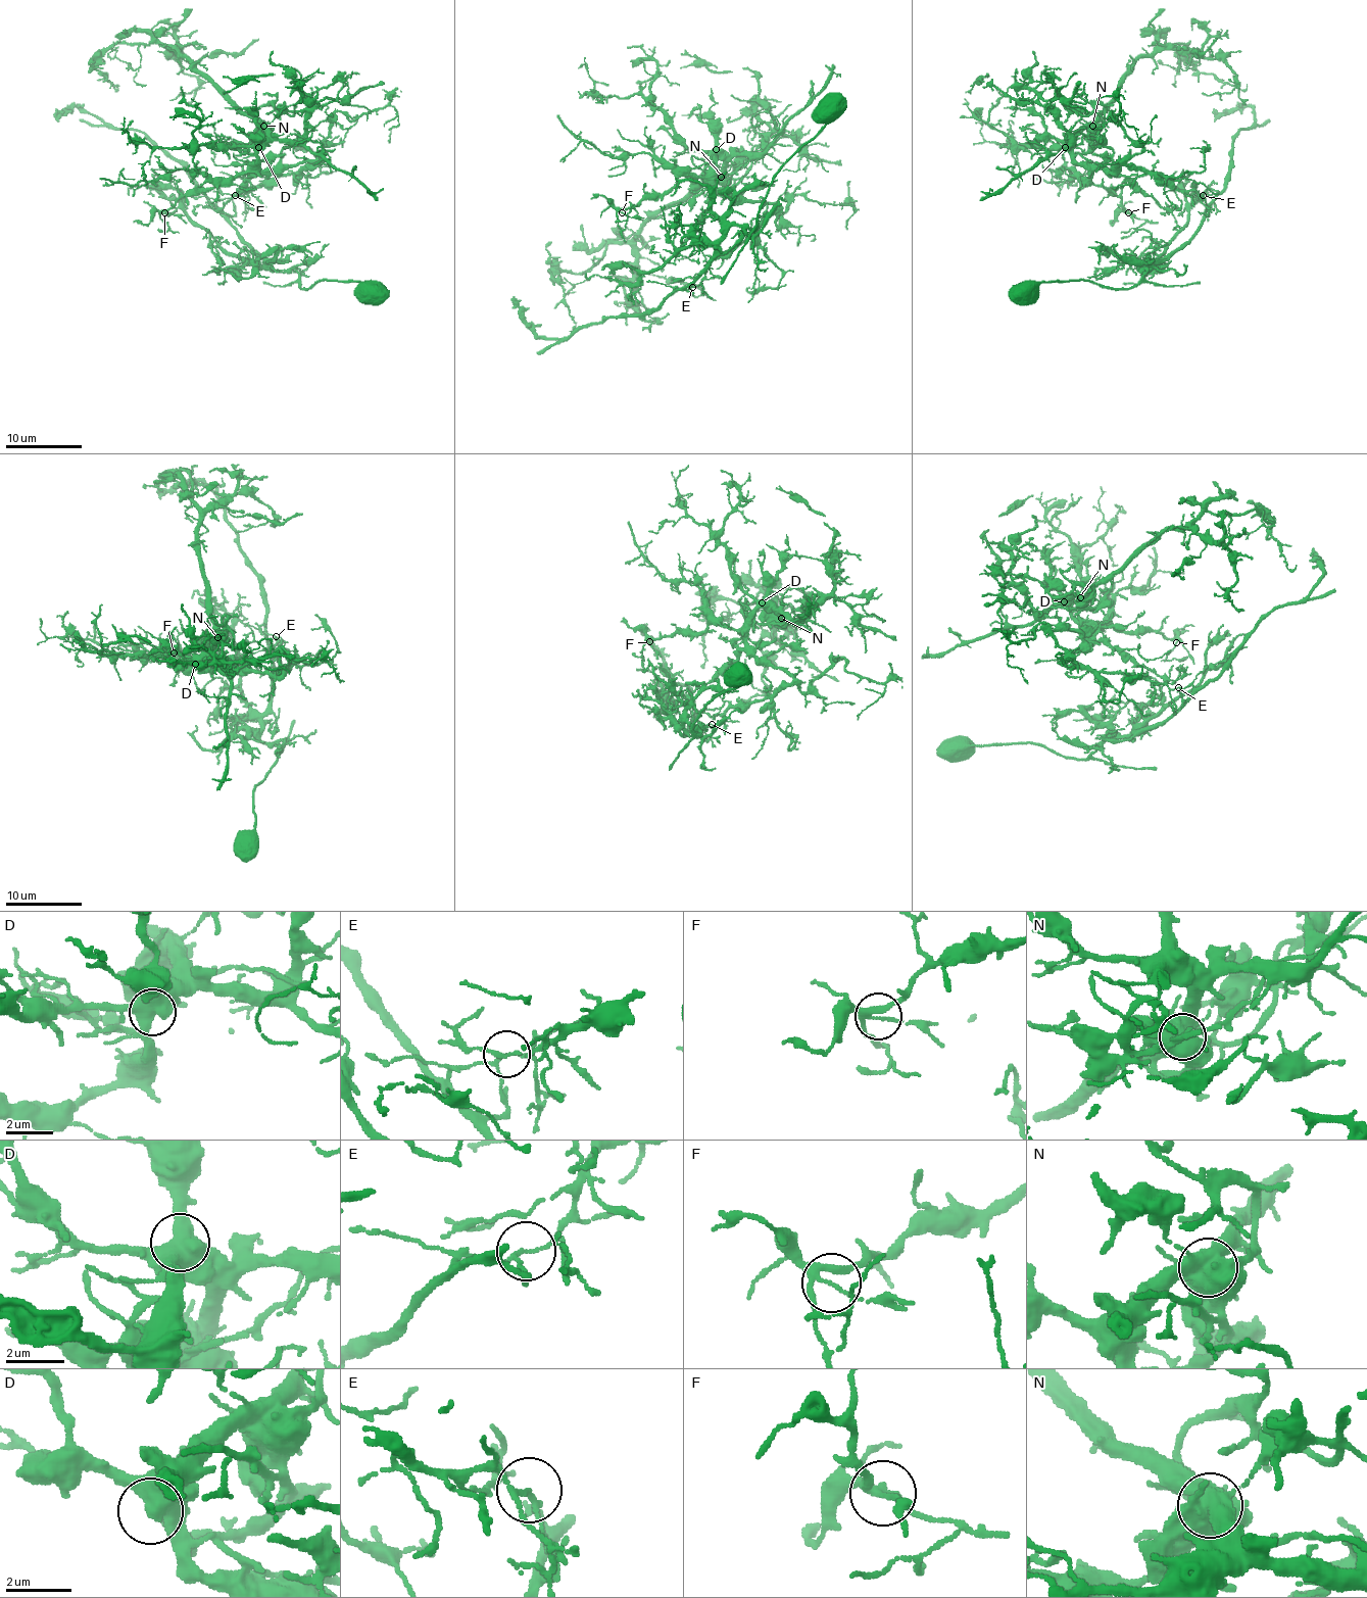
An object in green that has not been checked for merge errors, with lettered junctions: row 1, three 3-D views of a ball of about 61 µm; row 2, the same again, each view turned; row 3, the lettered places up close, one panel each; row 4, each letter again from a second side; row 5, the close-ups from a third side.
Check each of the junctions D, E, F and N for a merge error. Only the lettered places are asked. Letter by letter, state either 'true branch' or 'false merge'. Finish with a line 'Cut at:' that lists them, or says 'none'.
D: true branch
E: false merge
F: true branch
N: false merge
Cut at: E, N

